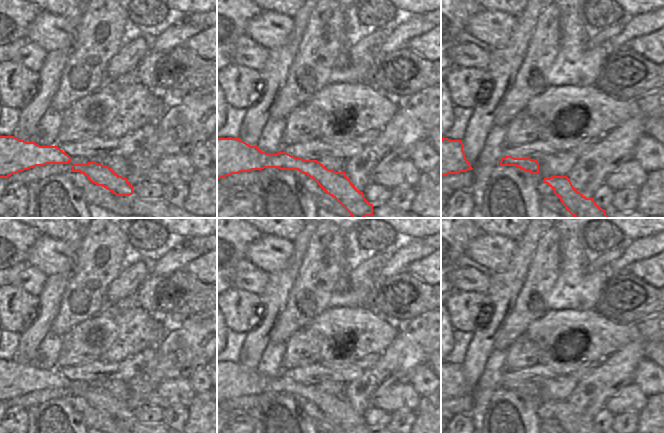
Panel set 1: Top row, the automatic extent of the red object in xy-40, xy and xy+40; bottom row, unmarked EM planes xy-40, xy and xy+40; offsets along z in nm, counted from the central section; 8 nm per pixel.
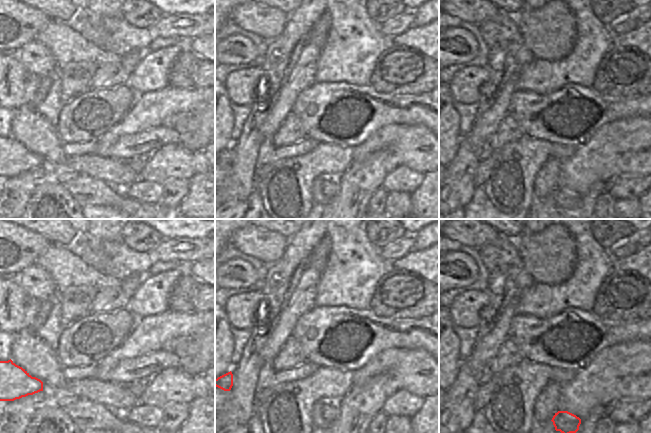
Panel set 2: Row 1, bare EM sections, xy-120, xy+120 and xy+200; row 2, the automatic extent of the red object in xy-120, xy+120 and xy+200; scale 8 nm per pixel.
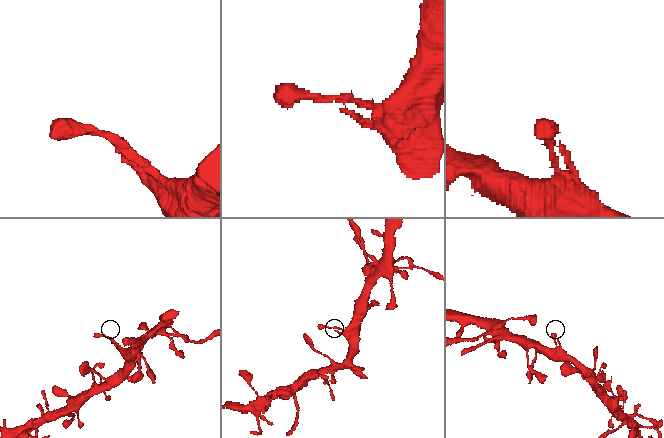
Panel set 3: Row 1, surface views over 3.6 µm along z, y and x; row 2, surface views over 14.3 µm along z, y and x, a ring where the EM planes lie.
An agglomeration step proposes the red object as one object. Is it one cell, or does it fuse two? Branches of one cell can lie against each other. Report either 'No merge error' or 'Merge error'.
No merge error.

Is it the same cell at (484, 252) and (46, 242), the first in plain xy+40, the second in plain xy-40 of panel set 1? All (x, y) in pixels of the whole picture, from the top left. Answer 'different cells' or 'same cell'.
same cell

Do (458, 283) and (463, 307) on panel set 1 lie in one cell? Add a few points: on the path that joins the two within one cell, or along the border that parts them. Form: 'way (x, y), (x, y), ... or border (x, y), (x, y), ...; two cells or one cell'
border (455, 289), (483, 294); two cells

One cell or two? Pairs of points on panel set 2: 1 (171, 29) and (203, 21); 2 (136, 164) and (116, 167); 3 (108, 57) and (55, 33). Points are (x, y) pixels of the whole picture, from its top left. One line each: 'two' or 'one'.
1: one
2: two
3: one

